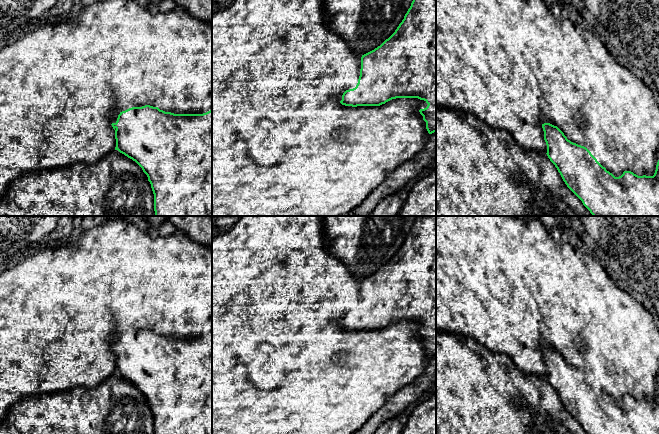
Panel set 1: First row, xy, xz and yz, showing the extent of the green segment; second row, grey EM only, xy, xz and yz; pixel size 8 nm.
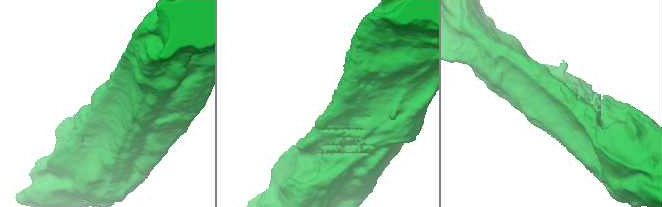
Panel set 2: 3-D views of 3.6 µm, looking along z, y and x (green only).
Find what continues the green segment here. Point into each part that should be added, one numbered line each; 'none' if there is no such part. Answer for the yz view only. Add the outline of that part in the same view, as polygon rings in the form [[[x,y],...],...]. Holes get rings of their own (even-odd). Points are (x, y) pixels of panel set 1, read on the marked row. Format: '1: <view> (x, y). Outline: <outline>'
none

